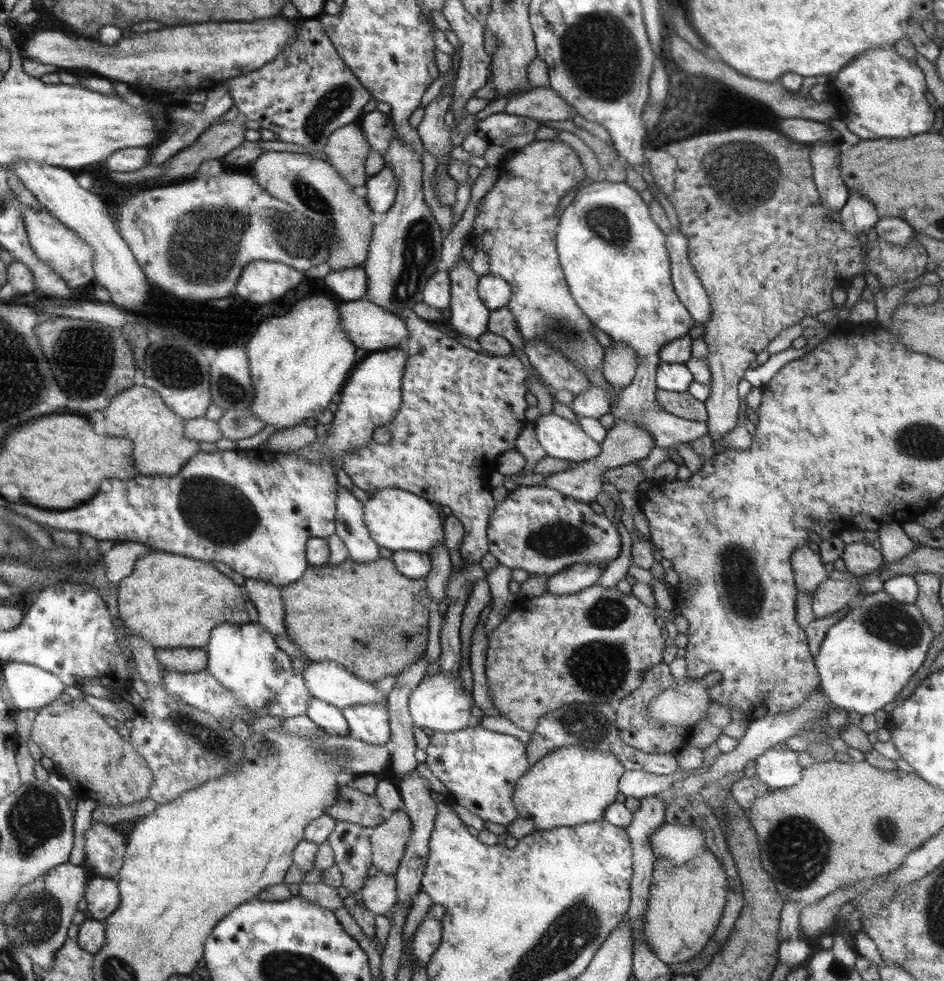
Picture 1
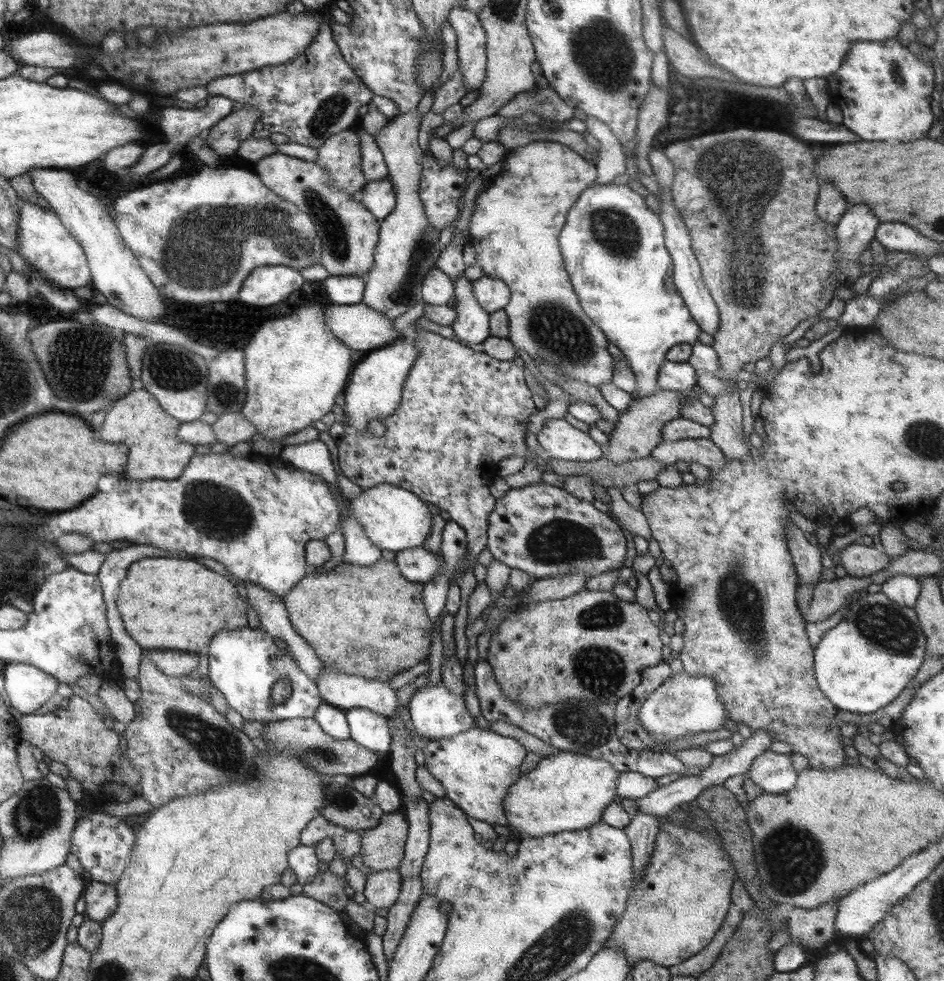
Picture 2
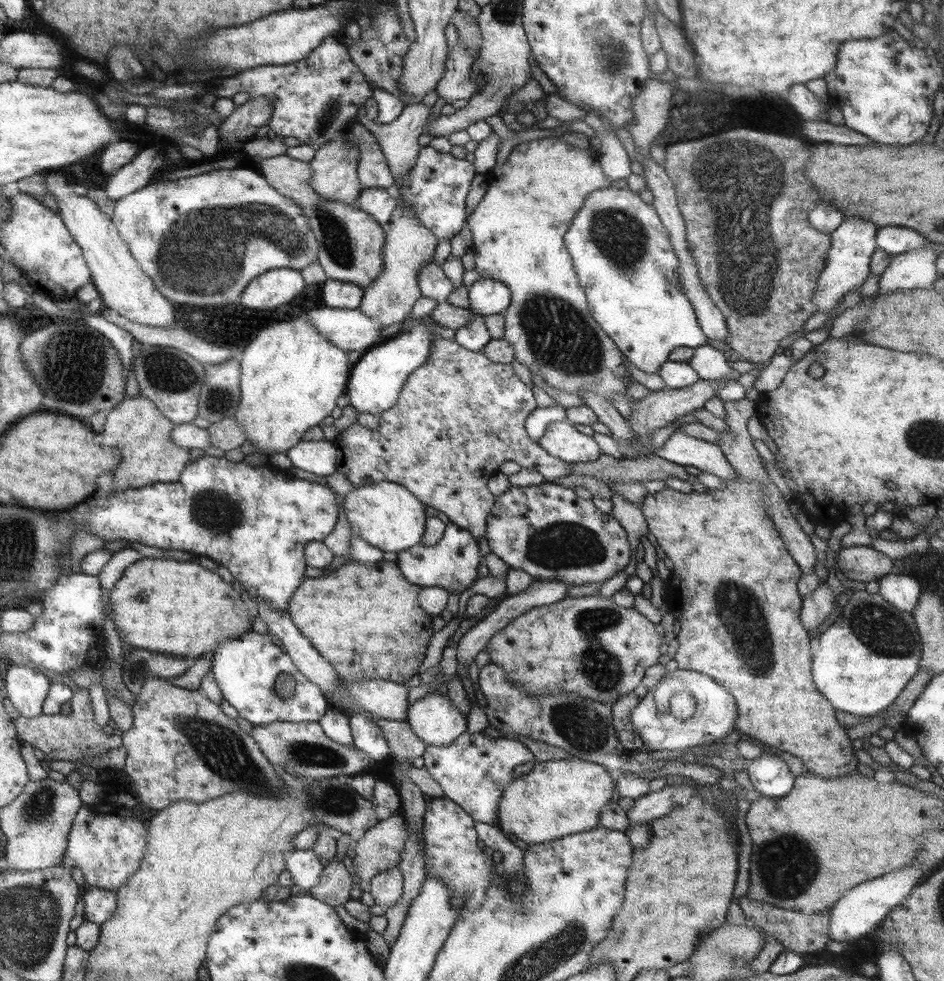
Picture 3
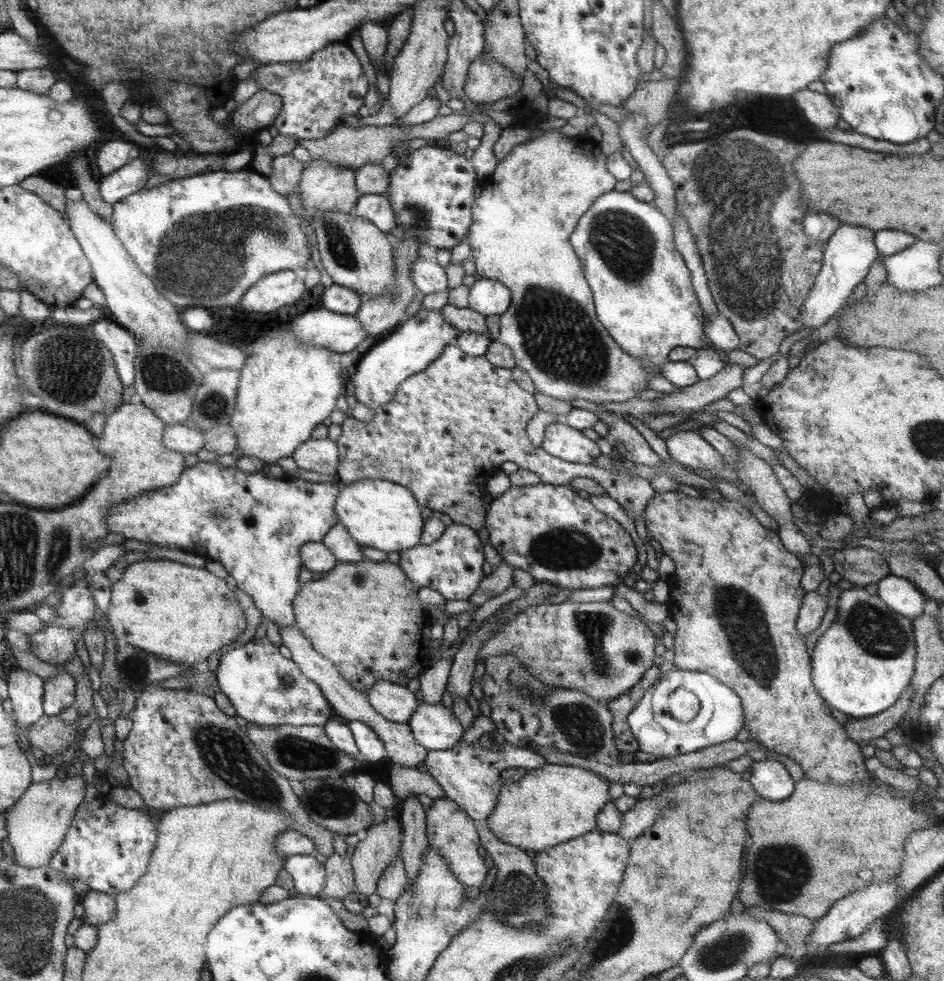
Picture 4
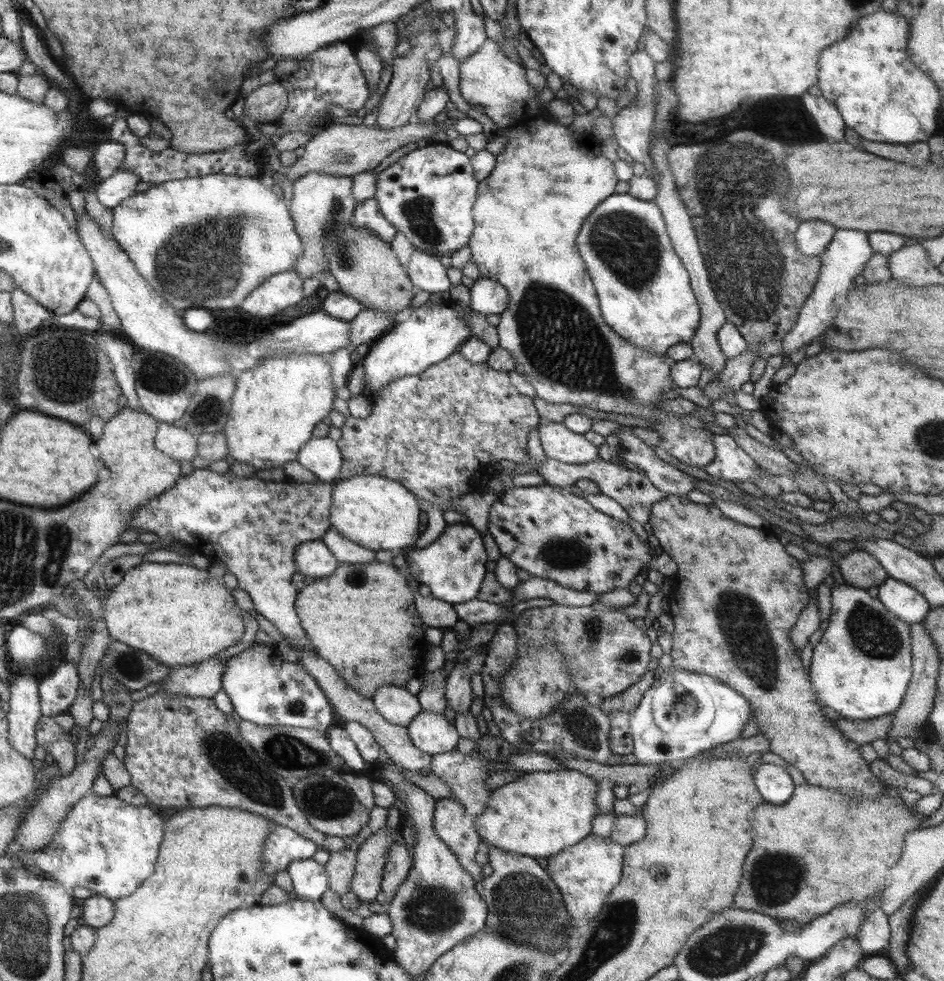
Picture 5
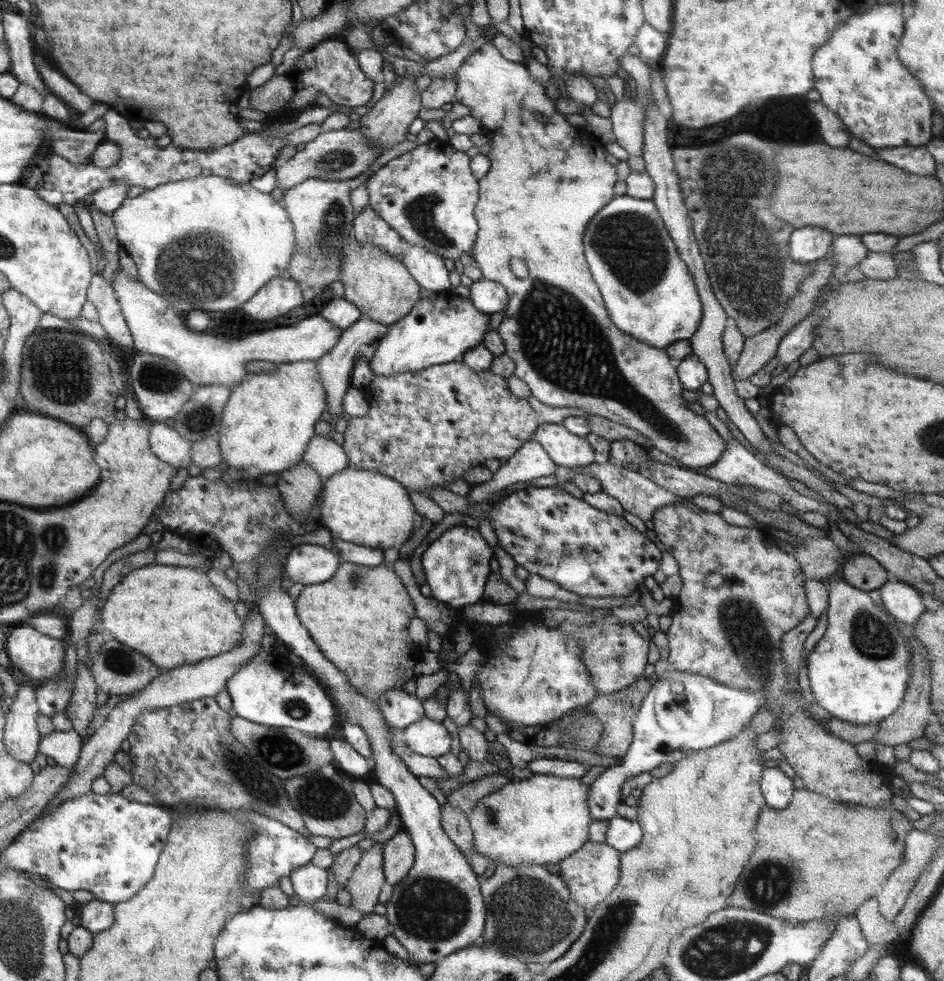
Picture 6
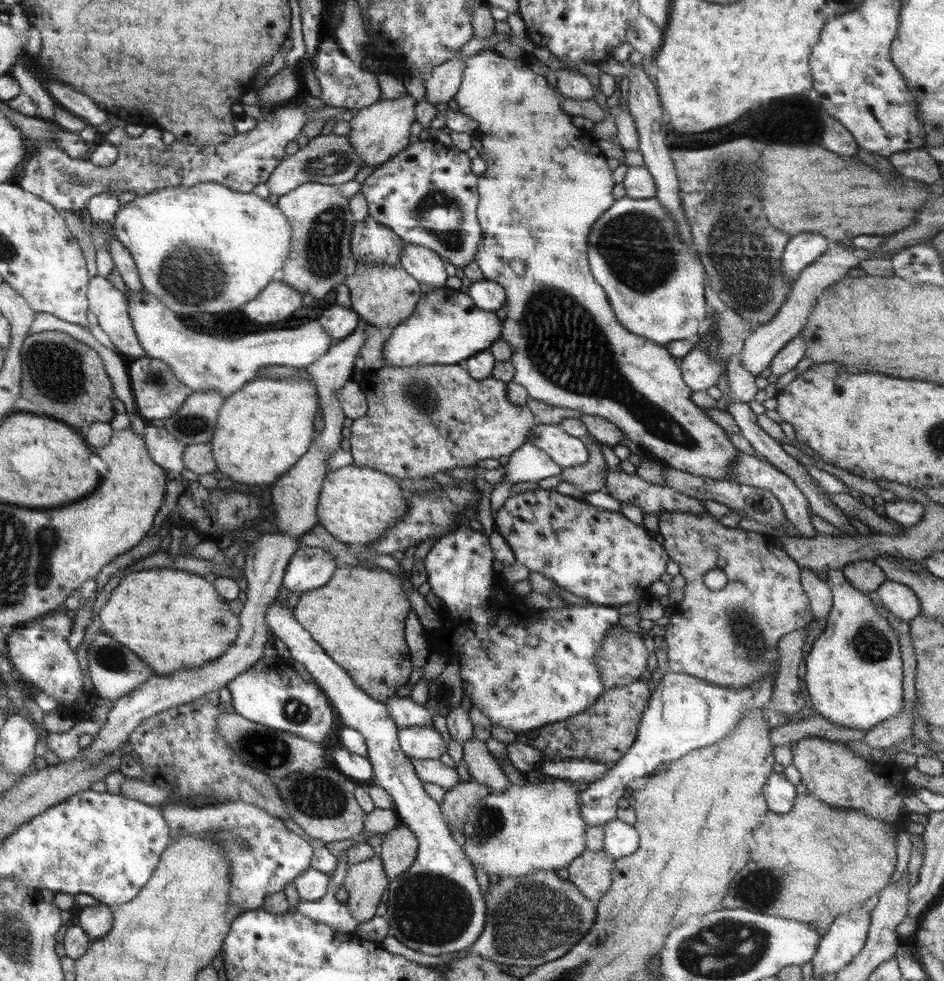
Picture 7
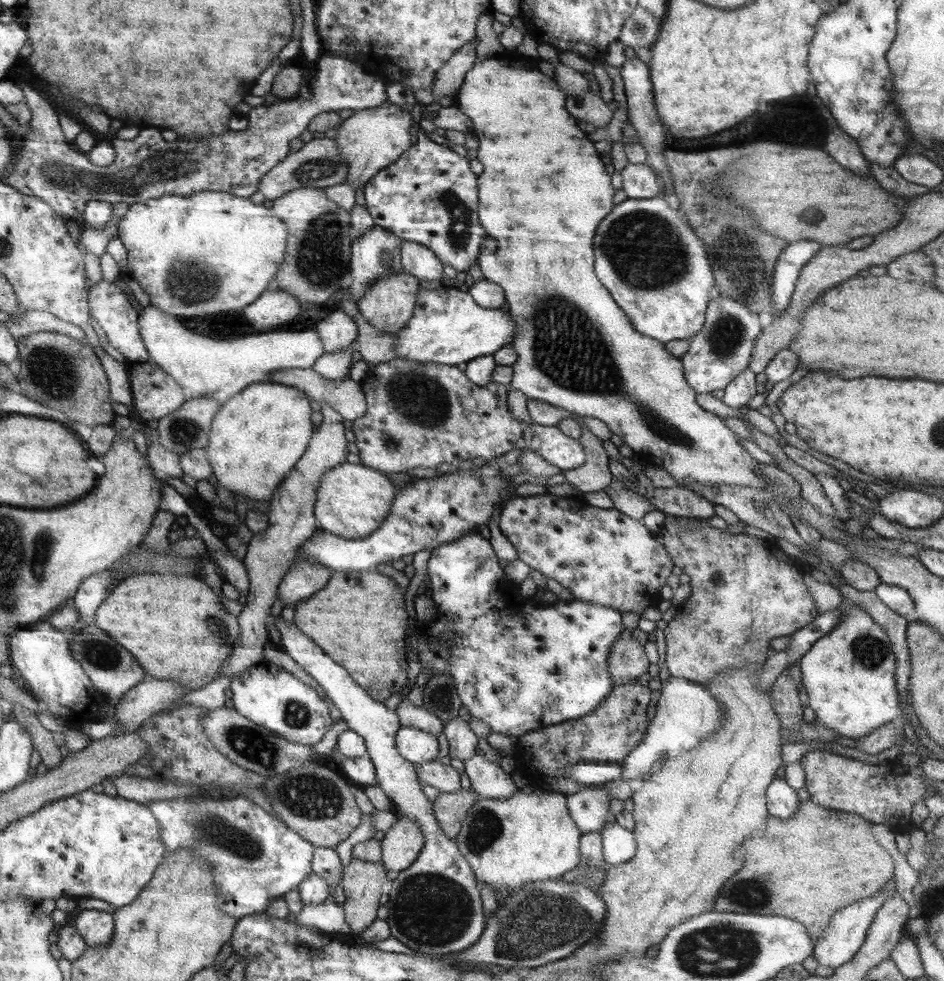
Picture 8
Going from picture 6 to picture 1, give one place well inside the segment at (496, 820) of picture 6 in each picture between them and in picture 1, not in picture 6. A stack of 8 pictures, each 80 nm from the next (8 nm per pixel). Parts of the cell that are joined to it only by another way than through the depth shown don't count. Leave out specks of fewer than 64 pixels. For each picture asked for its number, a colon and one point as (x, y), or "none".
1: (571, 785)
2: (567, 791)
3: (556, 798)
4: (554, 803)
5: (539, 814)

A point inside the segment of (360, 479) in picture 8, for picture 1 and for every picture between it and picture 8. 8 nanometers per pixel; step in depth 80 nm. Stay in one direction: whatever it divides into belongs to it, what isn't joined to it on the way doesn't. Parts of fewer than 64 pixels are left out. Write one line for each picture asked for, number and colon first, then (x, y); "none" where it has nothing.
1: (399, 520)
2: (394, 518)
3: (388, 516)
4: (377, 513)
5: (375, 512)
6: (364, 507)
7: (356, 504)

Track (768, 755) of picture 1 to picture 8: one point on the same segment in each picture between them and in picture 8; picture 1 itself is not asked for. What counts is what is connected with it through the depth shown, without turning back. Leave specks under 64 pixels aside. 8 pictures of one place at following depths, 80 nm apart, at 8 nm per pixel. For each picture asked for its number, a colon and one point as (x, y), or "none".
2: (774, 773)
3: (770, 775)
4: (770, 778)
5: (776, 787)
6: (777, 788)
7: (779, 793)
8: (782, 801)

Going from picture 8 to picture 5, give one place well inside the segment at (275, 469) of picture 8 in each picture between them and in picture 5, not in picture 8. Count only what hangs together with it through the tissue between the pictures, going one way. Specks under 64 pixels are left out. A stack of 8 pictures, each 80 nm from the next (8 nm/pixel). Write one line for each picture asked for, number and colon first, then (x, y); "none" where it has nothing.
5: (276, 405)
6: (269, 417)
7: (263, 430)

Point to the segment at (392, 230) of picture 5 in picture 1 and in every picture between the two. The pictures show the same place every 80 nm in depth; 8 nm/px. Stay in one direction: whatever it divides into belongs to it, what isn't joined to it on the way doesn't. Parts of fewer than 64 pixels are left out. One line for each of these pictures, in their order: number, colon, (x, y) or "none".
1: (382, 188)
2: (379, 196)
3: (380, 202)
4: (376, 208)

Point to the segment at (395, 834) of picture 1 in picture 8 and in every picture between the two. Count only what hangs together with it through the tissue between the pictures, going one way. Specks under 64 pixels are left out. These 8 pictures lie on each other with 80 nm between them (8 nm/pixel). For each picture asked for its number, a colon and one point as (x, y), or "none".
2: (382, 847)
3: (380, 849)
4: (372, 856)
5: (366, 884)
6: (367, 884)
7: (366, 882)
8: (362, 881)

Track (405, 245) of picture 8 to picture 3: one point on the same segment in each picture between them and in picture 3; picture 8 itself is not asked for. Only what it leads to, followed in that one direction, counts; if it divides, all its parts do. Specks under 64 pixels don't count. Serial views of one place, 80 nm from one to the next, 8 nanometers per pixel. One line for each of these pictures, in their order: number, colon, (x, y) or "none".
3: (433, 283)
4: (429, 277)
5: (425, 271)
6: (428, 269)
7: (426, 266)

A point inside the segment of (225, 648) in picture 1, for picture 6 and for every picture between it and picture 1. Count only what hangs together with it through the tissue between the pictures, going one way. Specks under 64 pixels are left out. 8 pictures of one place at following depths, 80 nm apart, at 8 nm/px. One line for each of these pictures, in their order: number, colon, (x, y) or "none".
2: (244, 664)
3: (245, 668)
4: (251, 675)
5: (265, 689)
6: (268, 689)

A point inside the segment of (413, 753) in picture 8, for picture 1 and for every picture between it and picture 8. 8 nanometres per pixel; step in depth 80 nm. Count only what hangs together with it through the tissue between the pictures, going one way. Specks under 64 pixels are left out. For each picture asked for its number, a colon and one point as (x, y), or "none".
1: (440, 702)
2: (437, 713)
3: (436, 720)
4: (435, 726)
5: (433, 733)
6: (428, 737)
7: (422, 742)

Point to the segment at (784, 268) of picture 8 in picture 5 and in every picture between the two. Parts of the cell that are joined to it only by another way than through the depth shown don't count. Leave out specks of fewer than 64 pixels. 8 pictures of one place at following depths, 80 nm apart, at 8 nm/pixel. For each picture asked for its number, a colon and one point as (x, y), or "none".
5: (813, 236)
6: (807, 244)
7: (805, 248)

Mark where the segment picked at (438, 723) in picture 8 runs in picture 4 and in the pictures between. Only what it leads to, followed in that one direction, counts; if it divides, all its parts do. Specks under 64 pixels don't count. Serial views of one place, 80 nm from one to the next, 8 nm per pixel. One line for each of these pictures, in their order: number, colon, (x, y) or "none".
4: (397, 703)
5: (399, 706)
6: (400, 709)
7: (407, 713)

